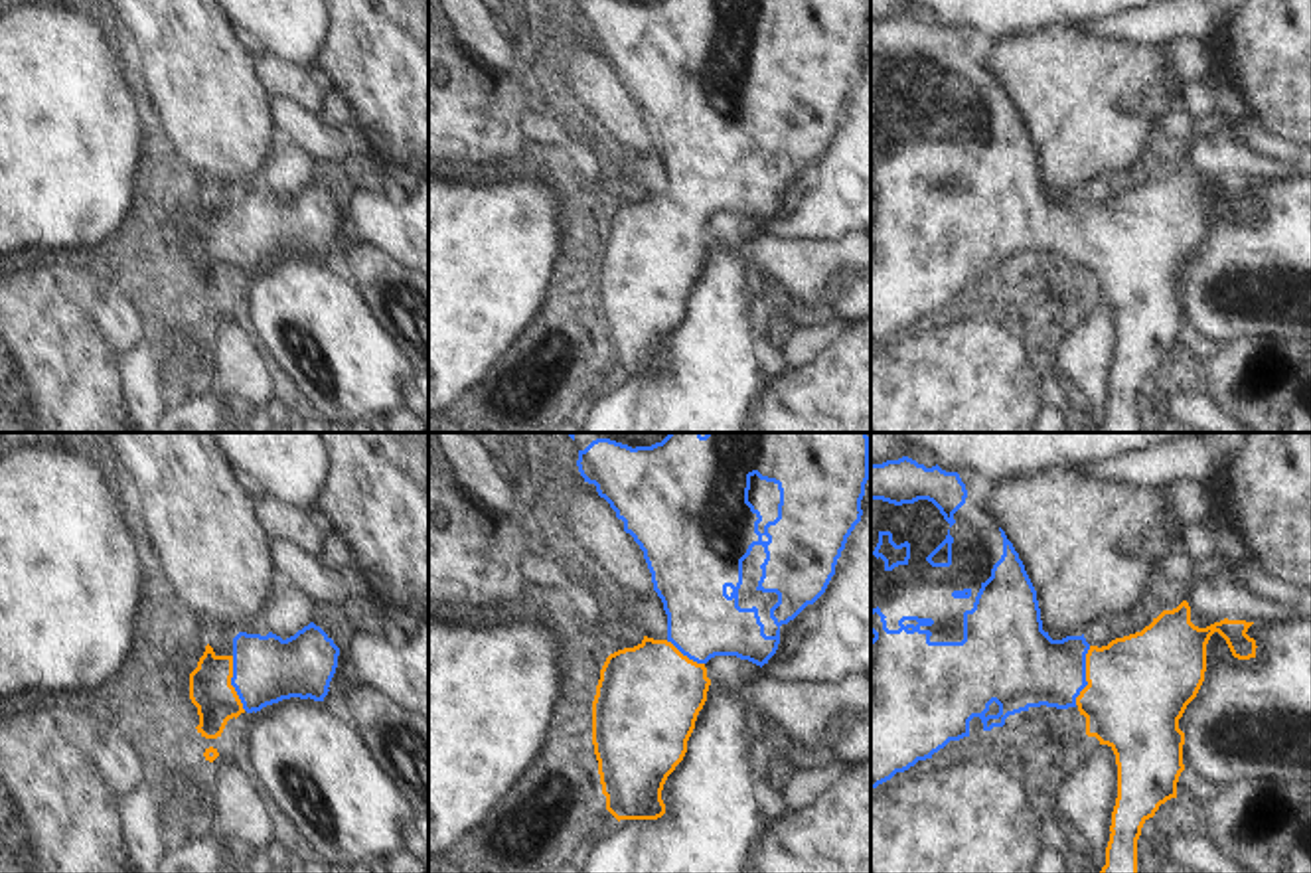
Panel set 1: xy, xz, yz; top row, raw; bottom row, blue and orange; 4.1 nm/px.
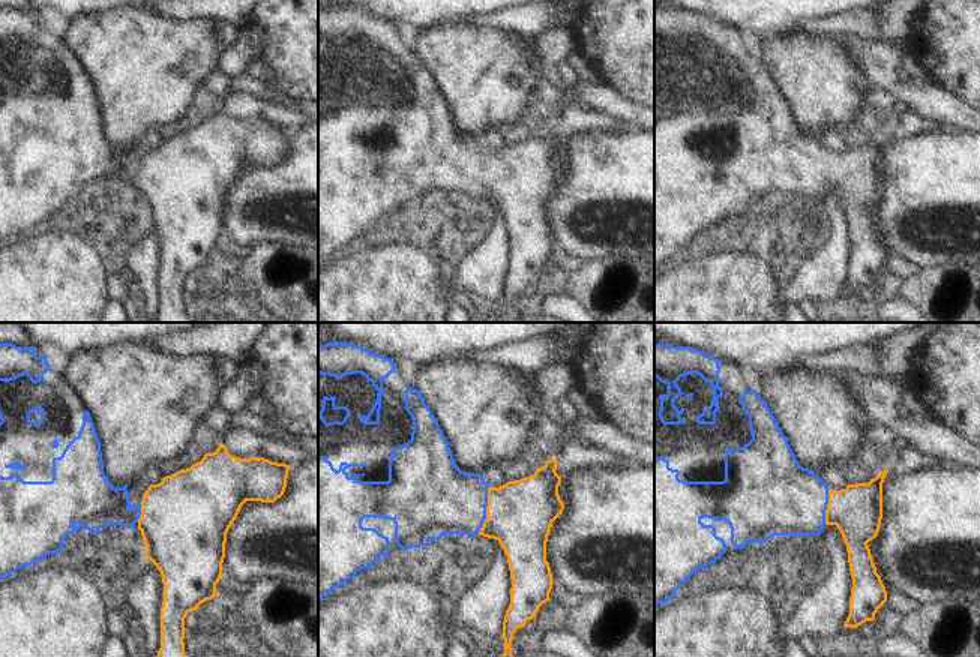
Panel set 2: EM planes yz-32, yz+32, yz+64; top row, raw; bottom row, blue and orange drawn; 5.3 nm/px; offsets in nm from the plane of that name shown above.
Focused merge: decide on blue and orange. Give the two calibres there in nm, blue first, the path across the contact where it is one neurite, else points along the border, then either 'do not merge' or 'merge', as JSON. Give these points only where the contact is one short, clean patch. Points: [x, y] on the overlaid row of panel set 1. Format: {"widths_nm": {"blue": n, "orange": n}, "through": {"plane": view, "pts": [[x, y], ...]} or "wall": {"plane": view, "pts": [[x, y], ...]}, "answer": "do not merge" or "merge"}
{"widths_nm": {"blue": 320, "orange": 420}, "through": {"plane": "yz", "pts": [[1025, 668], [1084, 676], [1116, 688], [1138, 688]]}, "answer": "merge"}

